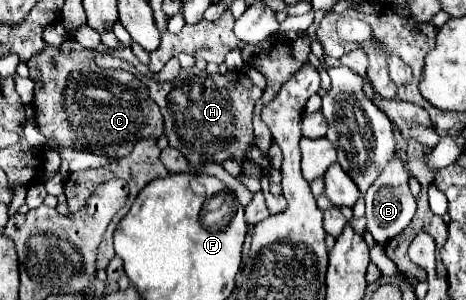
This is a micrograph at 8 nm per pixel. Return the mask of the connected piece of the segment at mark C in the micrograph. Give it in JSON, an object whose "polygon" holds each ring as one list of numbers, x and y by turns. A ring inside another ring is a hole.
{"polygon":[[65,39,61,45,53,47,47,45,39,55,33,55,27,61,31,79,39,75,43,87,39,93,35,93,33,109,37,117,37,127,47,135,47,139,53,139,61,147,71,147,77,151,89,151,95,155,105,157,123,157,129,155,133,145,139,139,145,137,161,137,163,135,163,115,157,105,147,105,149,97,141,93,141,81,123,71,123,69,101,69,95,65,95,51,83,49,71,39]]}

